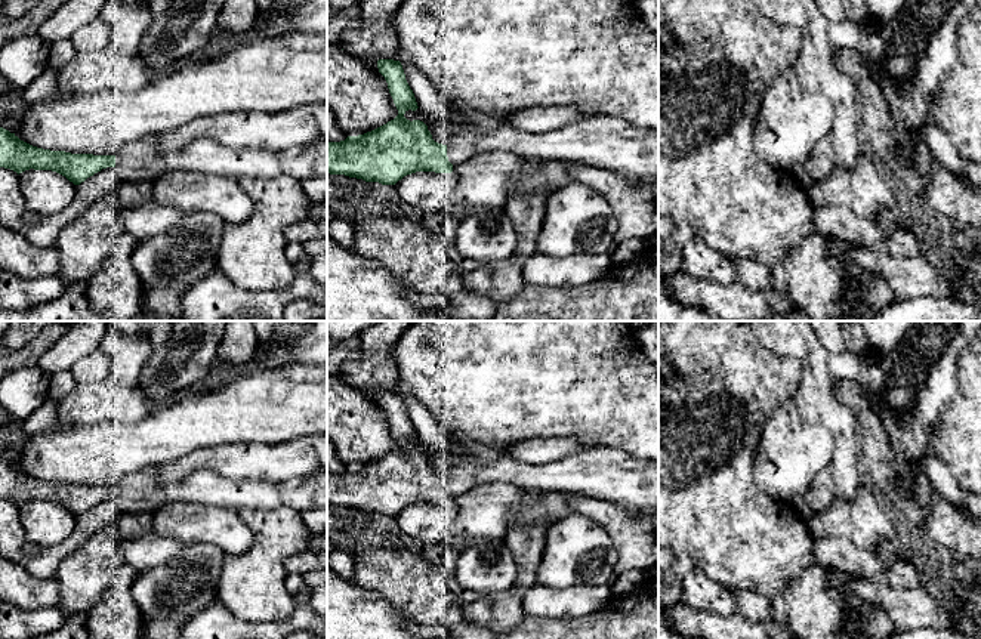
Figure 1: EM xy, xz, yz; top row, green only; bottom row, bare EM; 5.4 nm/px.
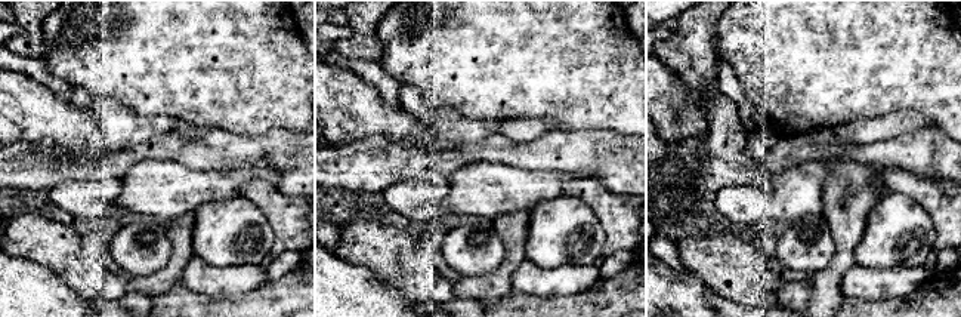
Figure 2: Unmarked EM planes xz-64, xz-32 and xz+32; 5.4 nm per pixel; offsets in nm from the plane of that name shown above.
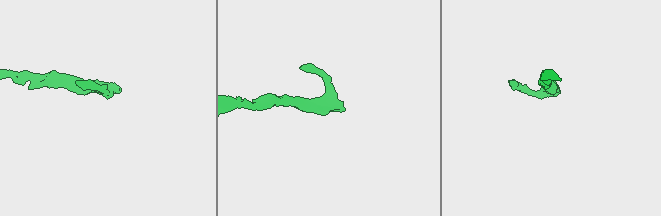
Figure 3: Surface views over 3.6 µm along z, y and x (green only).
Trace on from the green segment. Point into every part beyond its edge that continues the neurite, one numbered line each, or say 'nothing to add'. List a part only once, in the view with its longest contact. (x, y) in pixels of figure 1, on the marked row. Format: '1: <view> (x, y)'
1: xz (607, 142)

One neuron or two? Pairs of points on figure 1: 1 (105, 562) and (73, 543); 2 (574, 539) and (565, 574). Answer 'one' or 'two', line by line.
1: two
2: one

